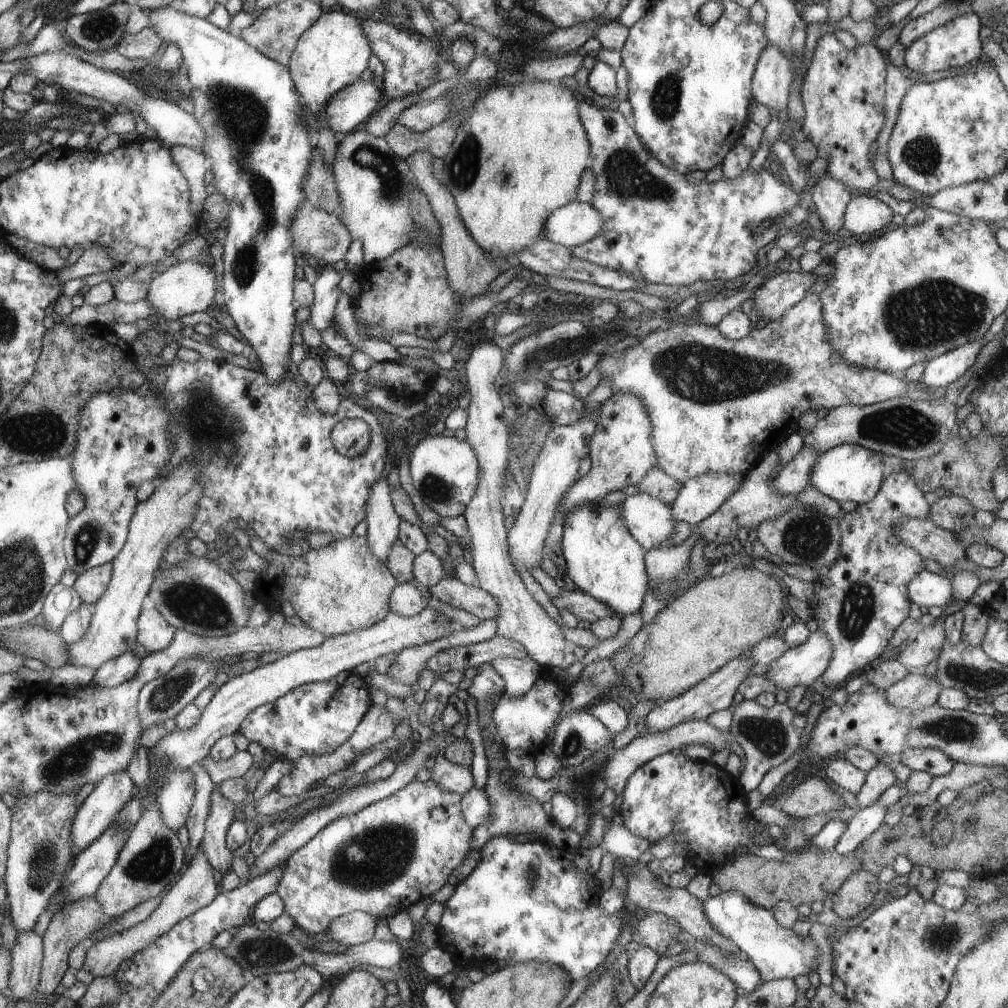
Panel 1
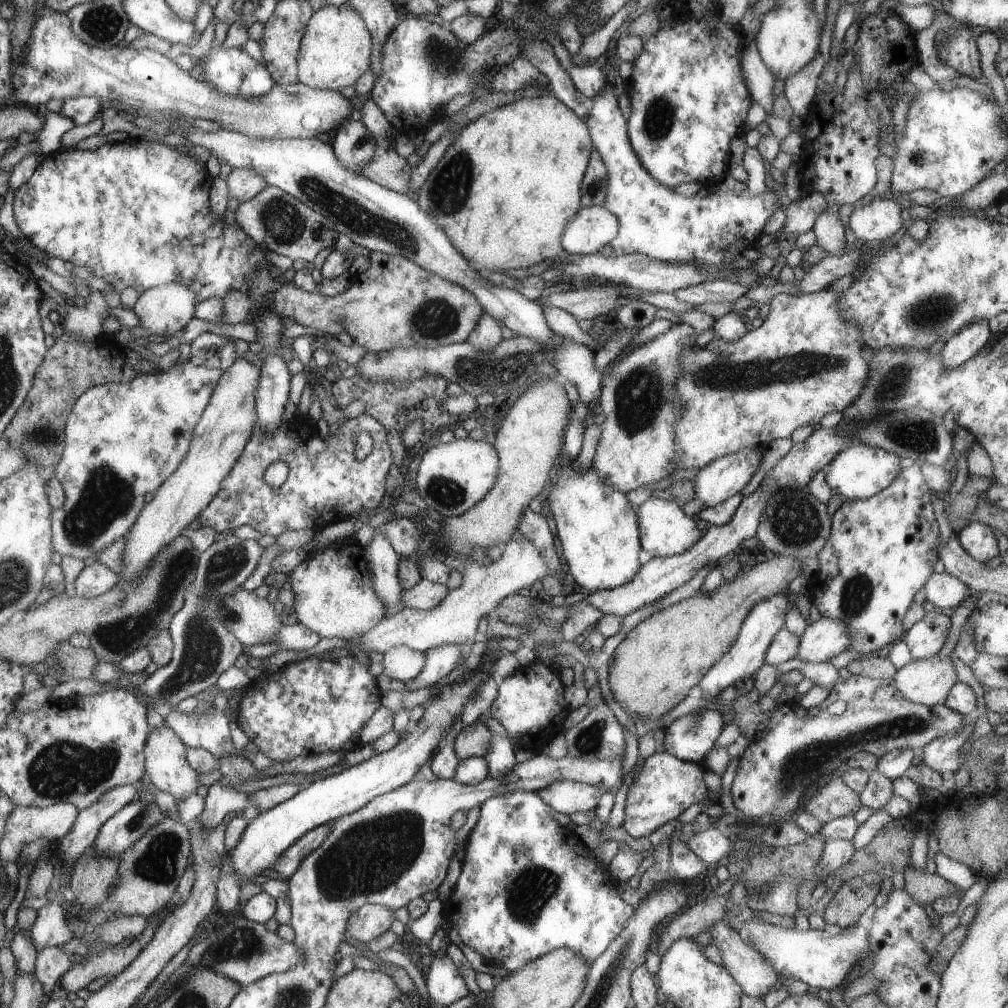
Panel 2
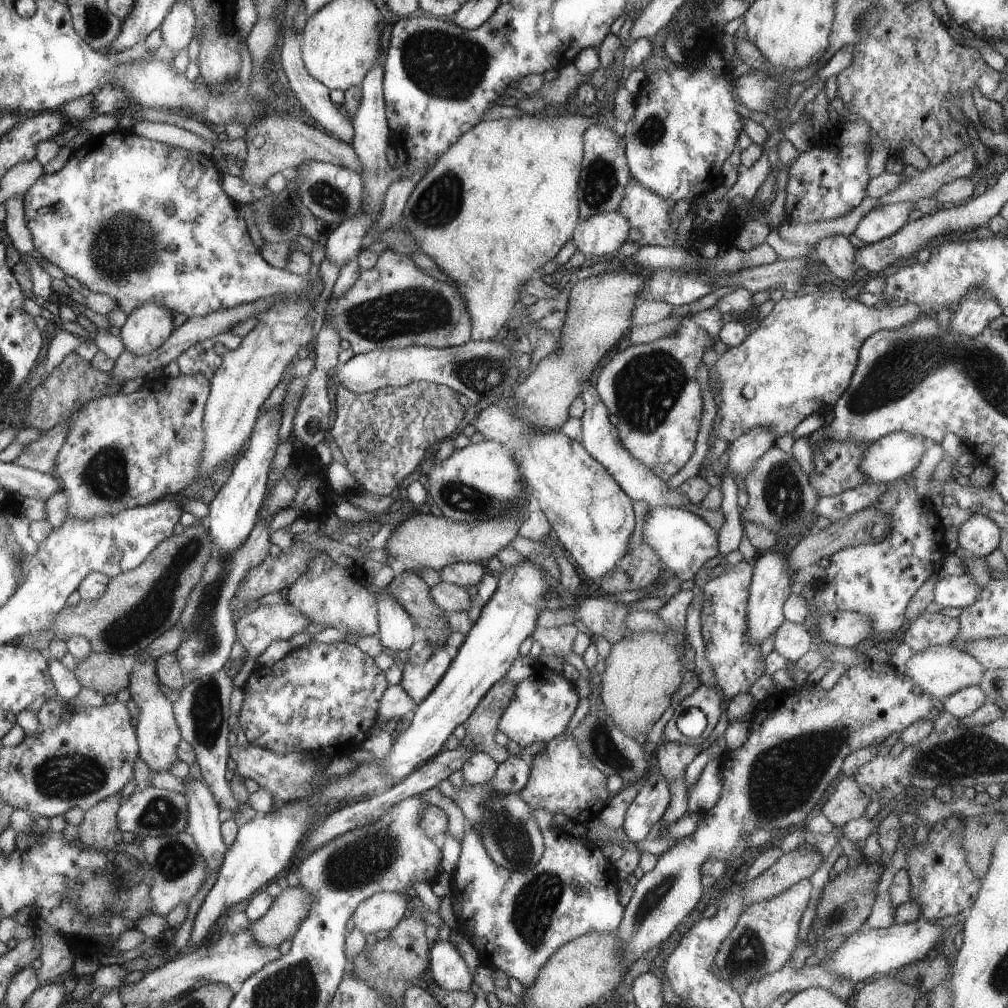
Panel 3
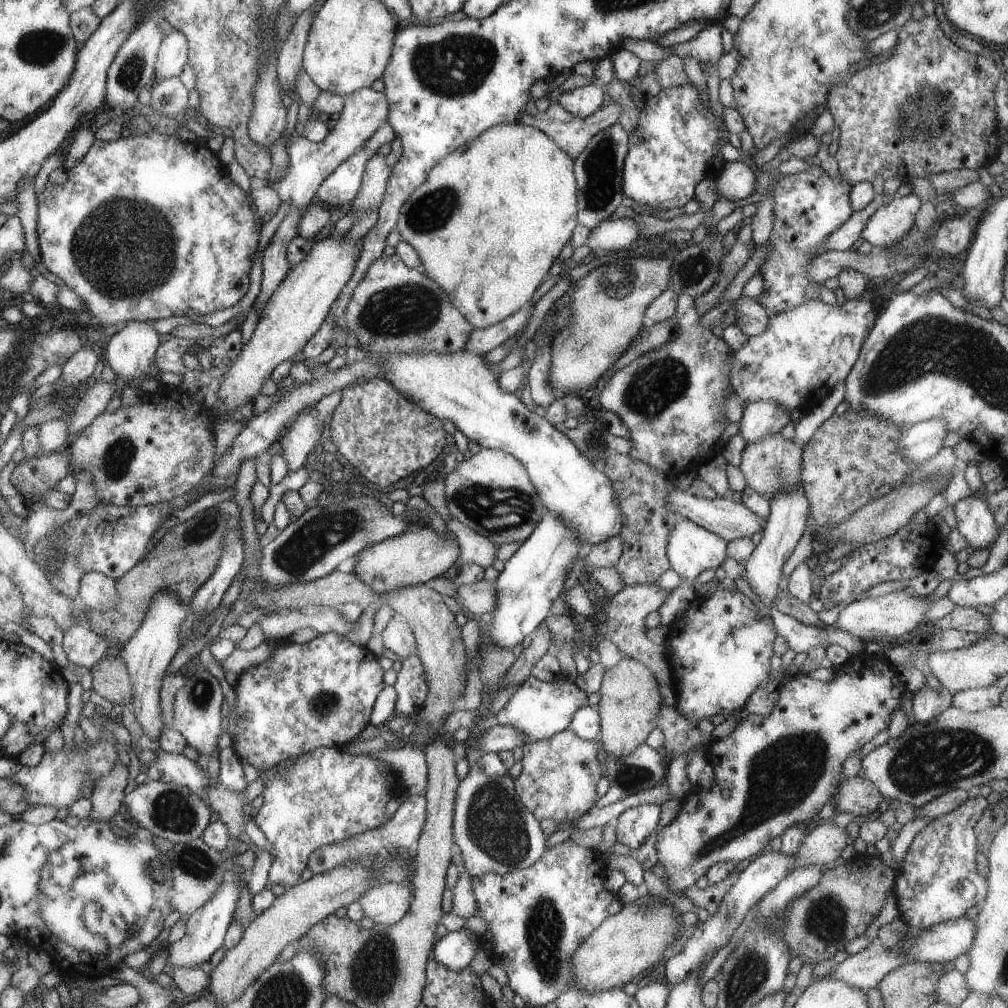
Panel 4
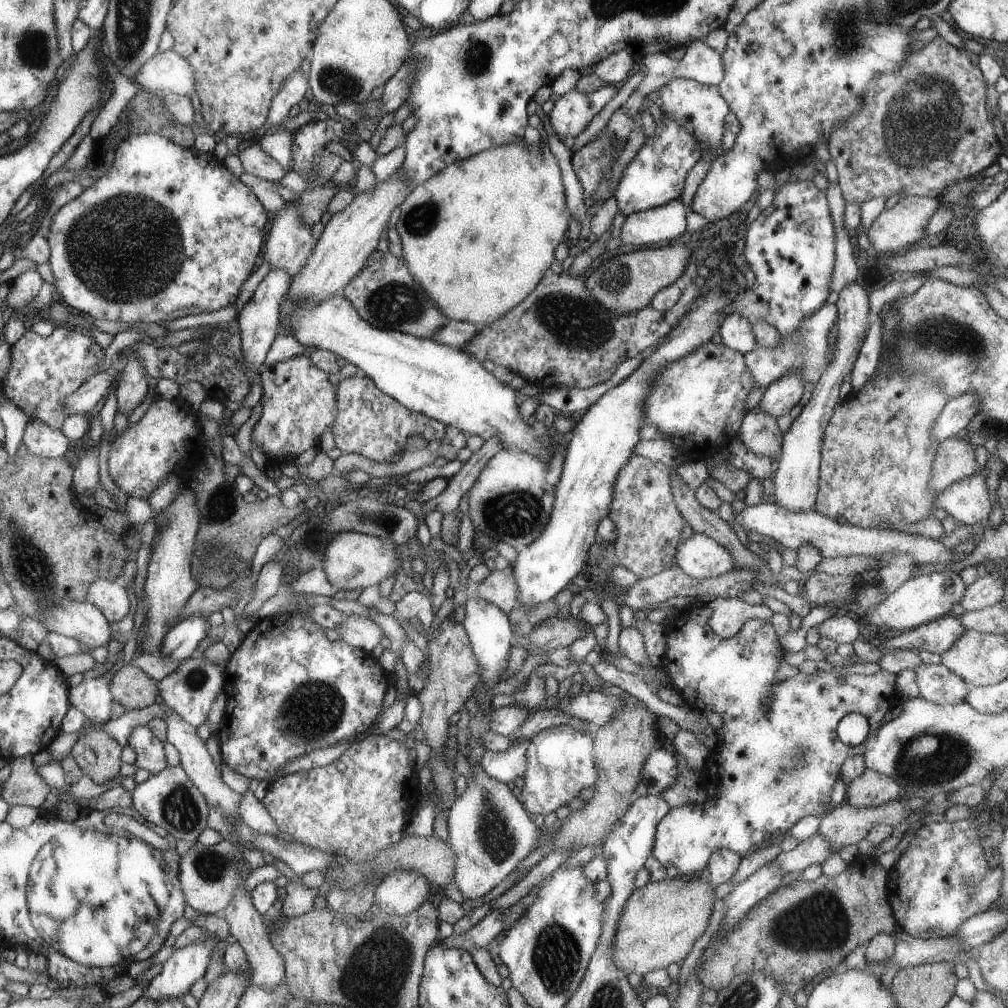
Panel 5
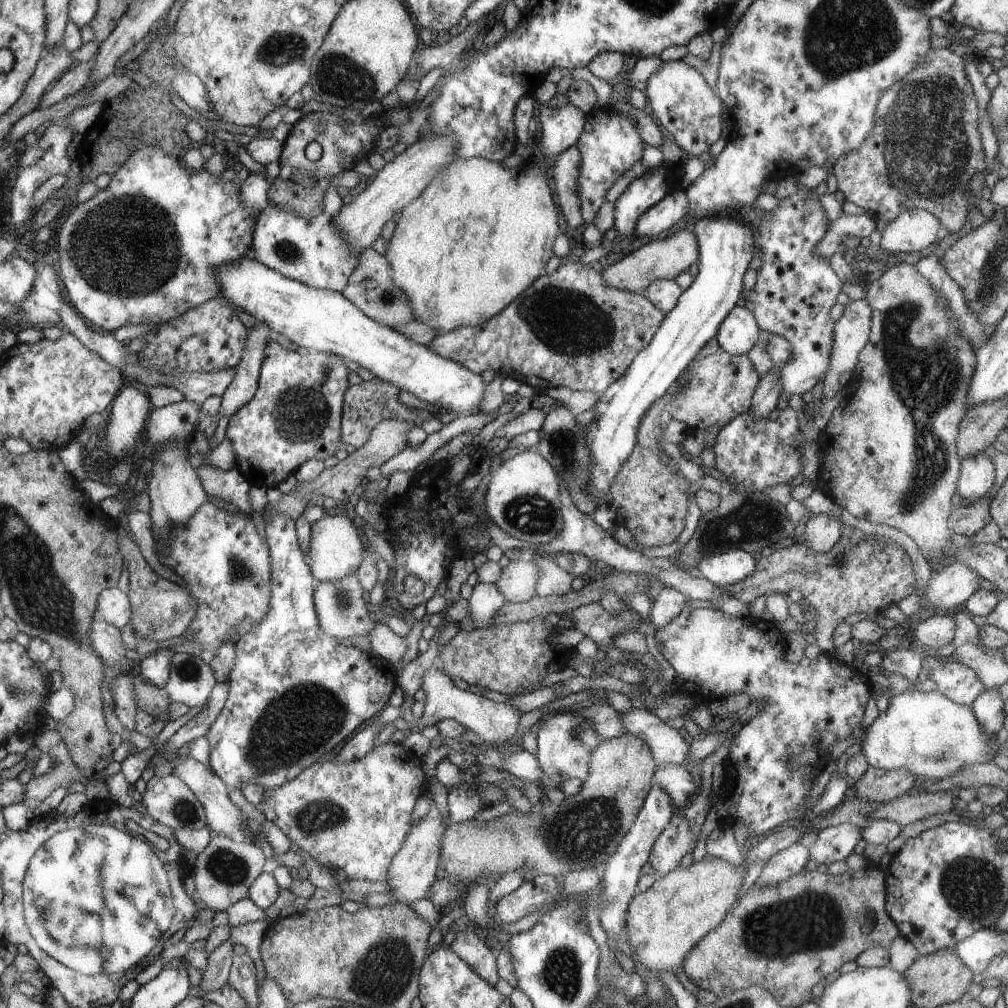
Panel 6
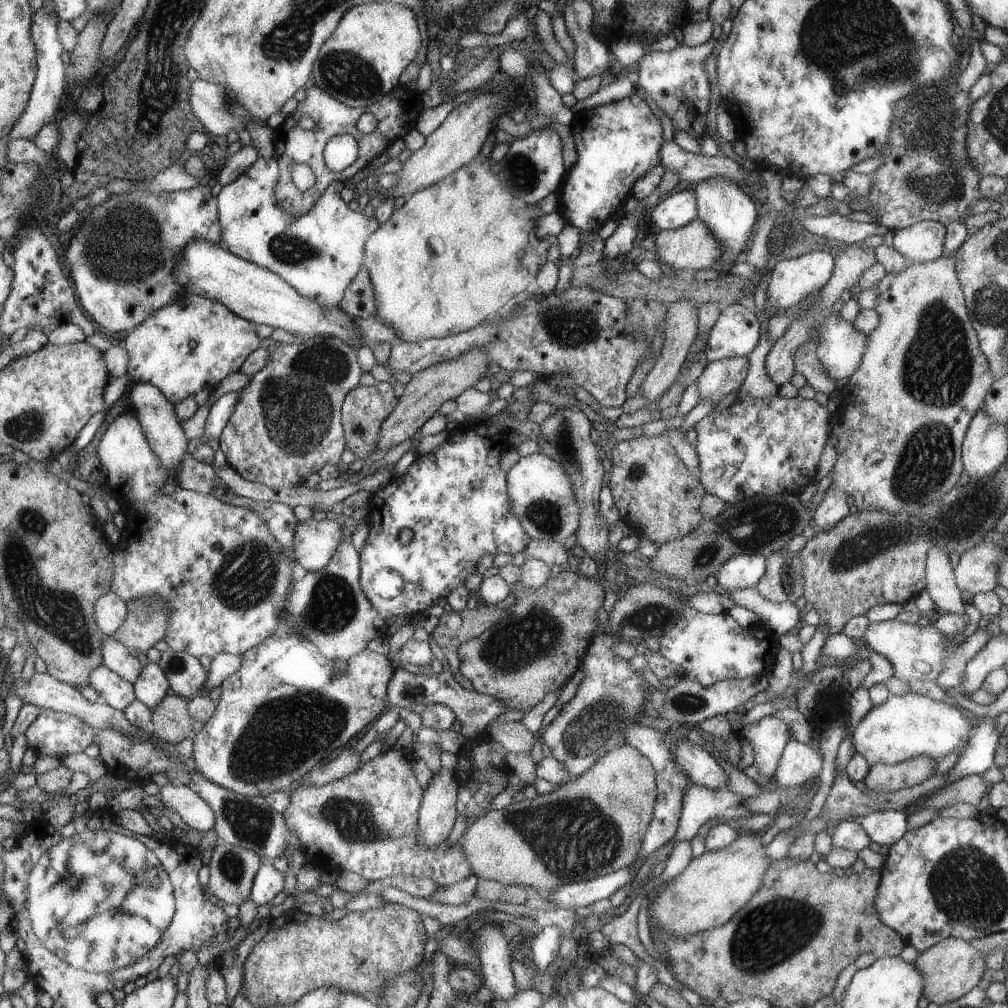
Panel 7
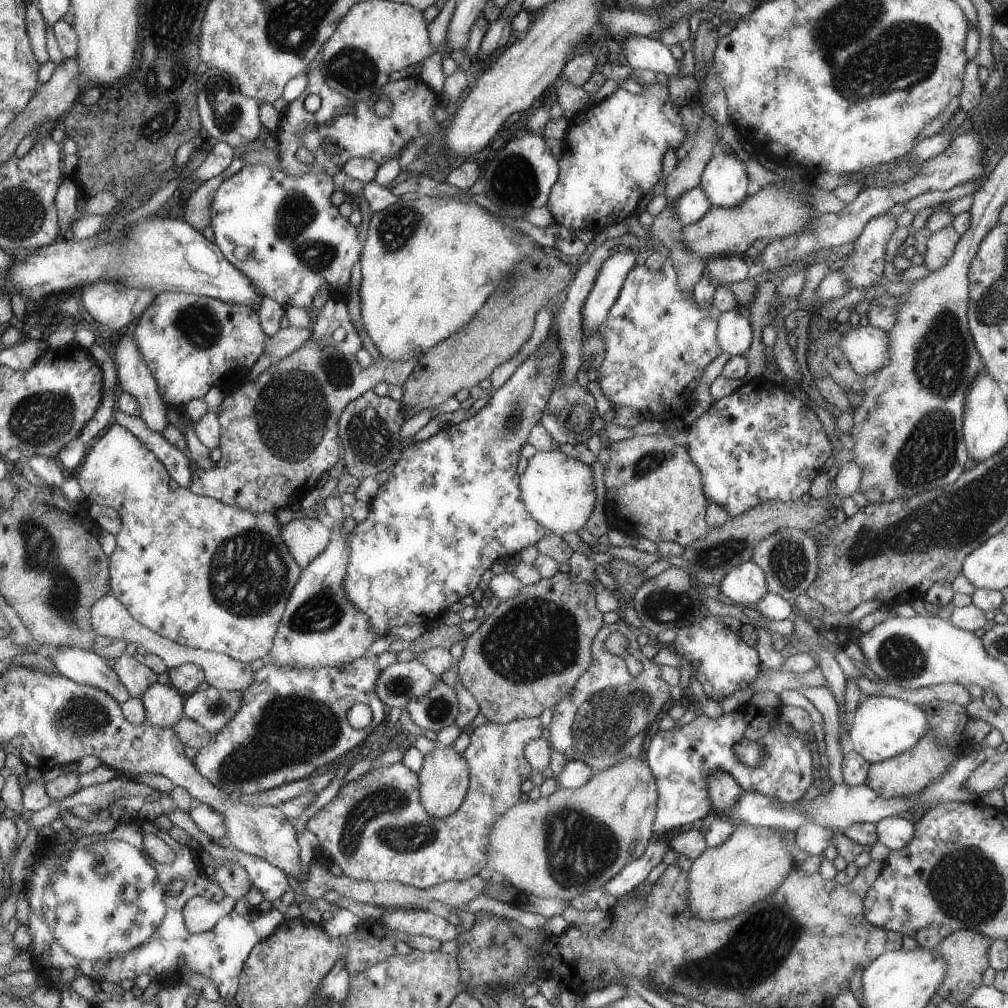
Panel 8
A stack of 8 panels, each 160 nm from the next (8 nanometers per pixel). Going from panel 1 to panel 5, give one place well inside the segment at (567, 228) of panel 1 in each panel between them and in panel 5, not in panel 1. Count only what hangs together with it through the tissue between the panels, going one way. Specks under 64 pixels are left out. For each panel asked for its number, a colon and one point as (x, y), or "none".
2: (594, 227)
3: (600, 235)
4: (607, 236)
5: (668, 222)

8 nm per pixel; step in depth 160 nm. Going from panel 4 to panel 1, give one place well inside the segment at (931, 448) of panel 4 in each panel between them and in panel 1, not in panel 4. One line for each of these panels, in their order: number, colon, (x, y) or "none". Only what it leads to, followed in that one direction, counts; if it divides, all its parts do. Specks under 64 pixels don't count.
1: (851, 473)
2: (861, 470)
3: (889, 458)

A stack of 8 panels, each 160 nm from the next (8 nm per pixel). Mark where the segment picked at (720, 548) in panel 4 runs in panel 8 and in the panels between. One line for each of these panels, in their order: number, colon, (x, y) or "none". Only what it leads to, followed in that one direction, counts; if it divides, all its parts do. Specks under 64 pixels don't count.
5: (701, 556)
6: (724, 569)
7: (742, 571)
8: (746, 584)

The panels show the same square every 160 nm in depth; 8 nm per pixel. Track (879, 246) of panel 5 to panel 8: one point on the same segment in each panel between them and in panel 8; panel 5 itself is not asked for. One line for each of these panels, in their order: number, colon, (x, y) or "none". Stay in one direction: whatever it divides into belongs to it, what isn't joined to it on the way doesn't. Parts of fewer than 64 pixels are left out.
6: (915, 230)
7: (923, 242)
8: (939, 248)

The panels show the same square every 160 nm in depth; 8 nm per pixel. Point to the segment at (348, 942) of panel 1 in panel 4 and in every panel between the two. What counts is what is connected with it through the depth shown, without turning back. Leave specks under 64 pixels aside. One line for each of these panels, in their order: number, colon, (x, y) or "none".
2: (370, 921)
3: (383, 911)
4: (386, 903)

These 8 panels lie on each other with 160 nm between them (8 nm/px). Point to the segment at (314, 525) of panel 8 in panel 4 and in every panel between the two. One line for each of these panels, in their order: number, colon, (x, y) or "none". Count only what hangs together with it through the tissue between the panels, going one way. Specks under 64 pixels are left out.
4: (416, 556)
5: (353, 560)
6: (335, 551)
7: (316, 543)

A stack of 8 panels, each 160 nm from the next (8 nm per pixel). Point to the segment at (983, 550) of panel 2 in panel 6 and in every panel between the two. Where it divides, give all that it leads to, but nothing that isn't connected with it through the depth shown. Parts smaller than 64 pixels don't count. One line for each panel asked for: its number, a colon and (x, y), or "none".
3: (979, 535)
4: (975, 520)
5: (967, 500)
6: (978, 473)

